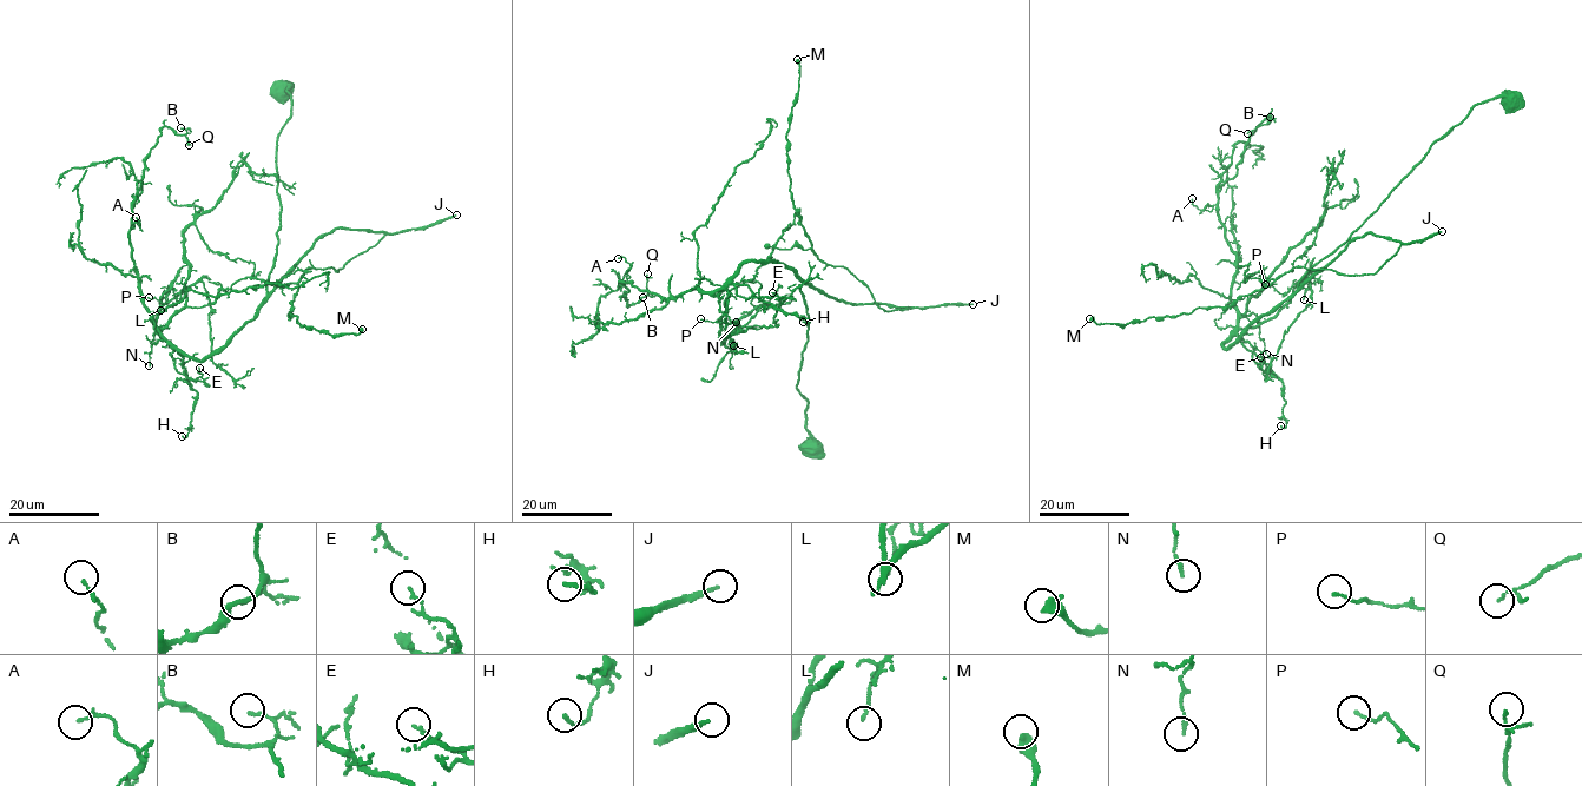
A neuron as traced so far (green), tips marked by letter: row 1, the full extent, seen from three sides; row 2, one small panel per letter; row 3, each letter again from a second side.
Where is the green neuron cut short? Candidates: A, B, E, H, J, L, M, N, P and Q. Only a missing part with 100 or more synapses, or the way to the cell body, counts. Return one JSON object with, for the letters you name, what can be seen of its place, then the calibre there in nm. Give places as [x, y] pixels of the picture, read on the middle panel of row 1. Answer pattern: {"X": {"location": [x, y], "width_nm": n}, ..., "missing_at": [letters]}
{"J": {"location": [973, 304], "width_nm": 140}, "missing_at": ["J"]}

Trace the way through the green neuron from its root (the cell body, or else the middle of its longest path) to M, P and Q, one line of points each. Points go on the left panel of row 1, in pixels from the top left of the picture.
M: (283, 90), (267, 291), (336, 229), (382, 231), (338, 271), (305, 269), (289, 314), (331, 335), (362, 329)
P: (283, 90), (279, 240), (252, 318), (195, 361), (156, 330), (180, 294), (149, 297)
Q: (283, 90), (265, 296), (202, 361), (155, 324), (129, 236), (162, 129), (189, 145)

